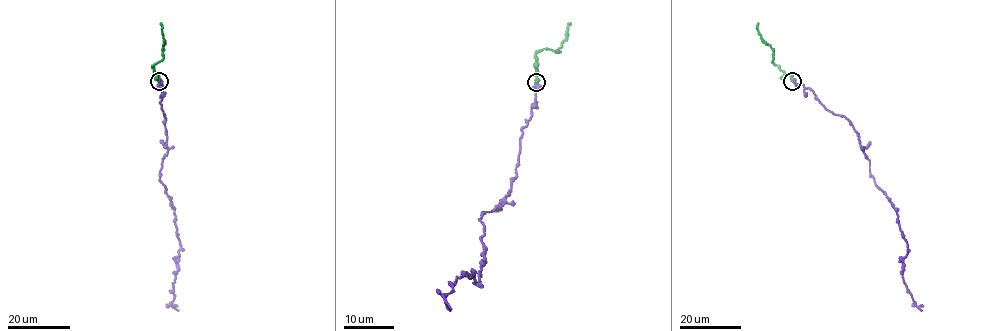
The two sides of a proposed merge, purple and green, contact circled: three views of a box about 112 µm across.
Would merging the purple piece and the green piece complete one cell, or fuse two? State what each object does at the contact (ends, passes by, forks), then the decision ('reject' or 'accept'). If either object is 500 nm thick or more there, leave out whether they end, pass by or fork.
purple passes by; green ends there; accept

